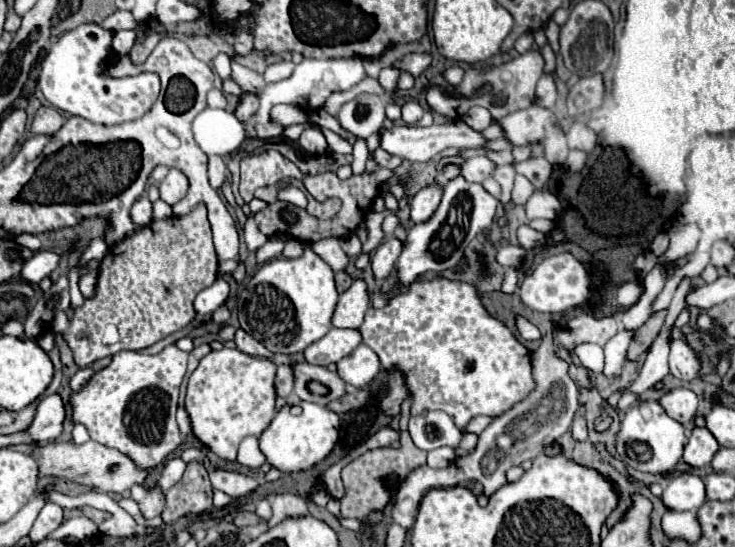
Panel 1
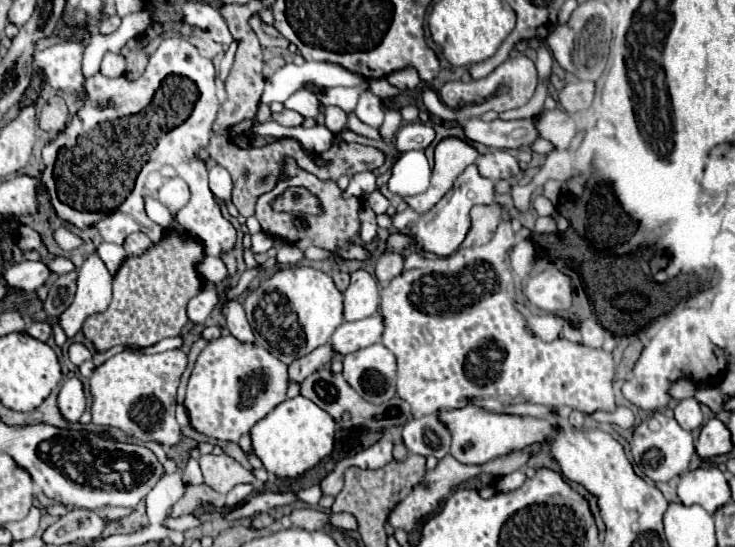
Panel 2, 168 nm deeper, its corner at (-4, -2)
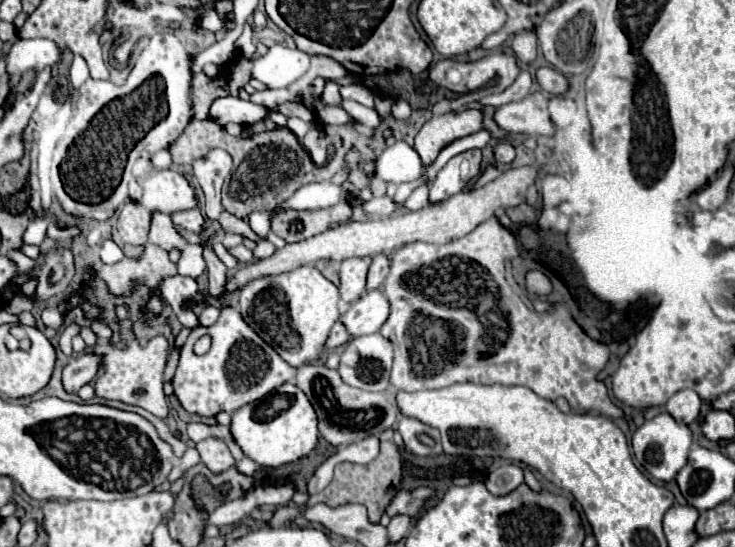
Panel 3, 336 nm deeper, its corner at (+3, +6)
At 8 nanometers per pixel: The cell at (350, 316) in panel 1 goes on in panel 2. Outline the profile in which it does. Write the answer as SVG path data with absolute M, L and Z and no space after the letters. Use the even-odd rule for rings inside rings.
M359 269L351 275L351 283L343 293L345 301L345 321L365 319L377 313L379 307L379 287L375 277L371 277L365 269Z

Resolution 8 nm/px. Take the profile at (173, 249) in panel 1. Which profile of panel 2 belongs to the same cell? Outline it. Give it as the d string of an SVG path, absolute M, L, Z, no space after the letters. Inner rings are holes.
M167 229L163 239L139 257L127 257L113 277L113 299L105 313L91 315L83 333L93 341L97 351L107 351L113 345L147 347L165 337L177 337L187 323L187 301L195 297L203 279L197 273L197 263L203 259L201 243Z

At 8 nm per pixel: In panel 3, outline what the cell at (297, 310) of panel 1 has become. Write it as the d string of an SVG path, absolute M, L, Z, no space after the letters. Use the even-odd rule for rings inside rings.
M302 265L288 273L260 277L240 289L242 319L292 367L318 359L332 325L340 317L338 305L340 295L336 285L314 265Z

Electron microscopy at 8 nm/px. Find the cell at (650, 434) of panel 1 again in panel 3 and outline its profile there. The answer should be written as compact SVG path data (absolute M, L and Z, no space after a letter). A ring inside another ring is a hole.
M660 413L650 421L644 421L632 435L632 449L636 461L658 481L672 481L676 473L686 465L692 445L692 433L684 423L676 423L668 413Z

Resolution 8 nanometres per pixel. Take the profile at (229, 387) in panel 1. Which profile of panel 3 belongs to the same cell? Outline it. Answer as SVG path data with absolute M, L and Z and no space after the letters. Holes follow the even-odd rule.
M224 305L218 321L212 327L194 327L188 335L186 343L180 349L180 363L172 385L174 395L188 413L200 417L216 417L220 411L232 415L242 405L262 399L280 385L294 381L294 375L296 369L290 367L270 345L266 345L242 321L240 313L234 307ZM202 335L212 337L212 347L206 355L200 357L192 351L192 347Z

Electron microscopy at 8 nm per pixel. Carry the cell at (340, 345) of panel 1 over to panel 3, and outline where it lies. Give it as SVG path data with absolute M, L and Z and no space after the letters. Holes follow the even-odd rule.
M374 289L362 295L352 305L348 305L348 311L342 313L340 323L346 327L350 337L358 337L378 333L386 319L388 319L388 301L382 291Z

